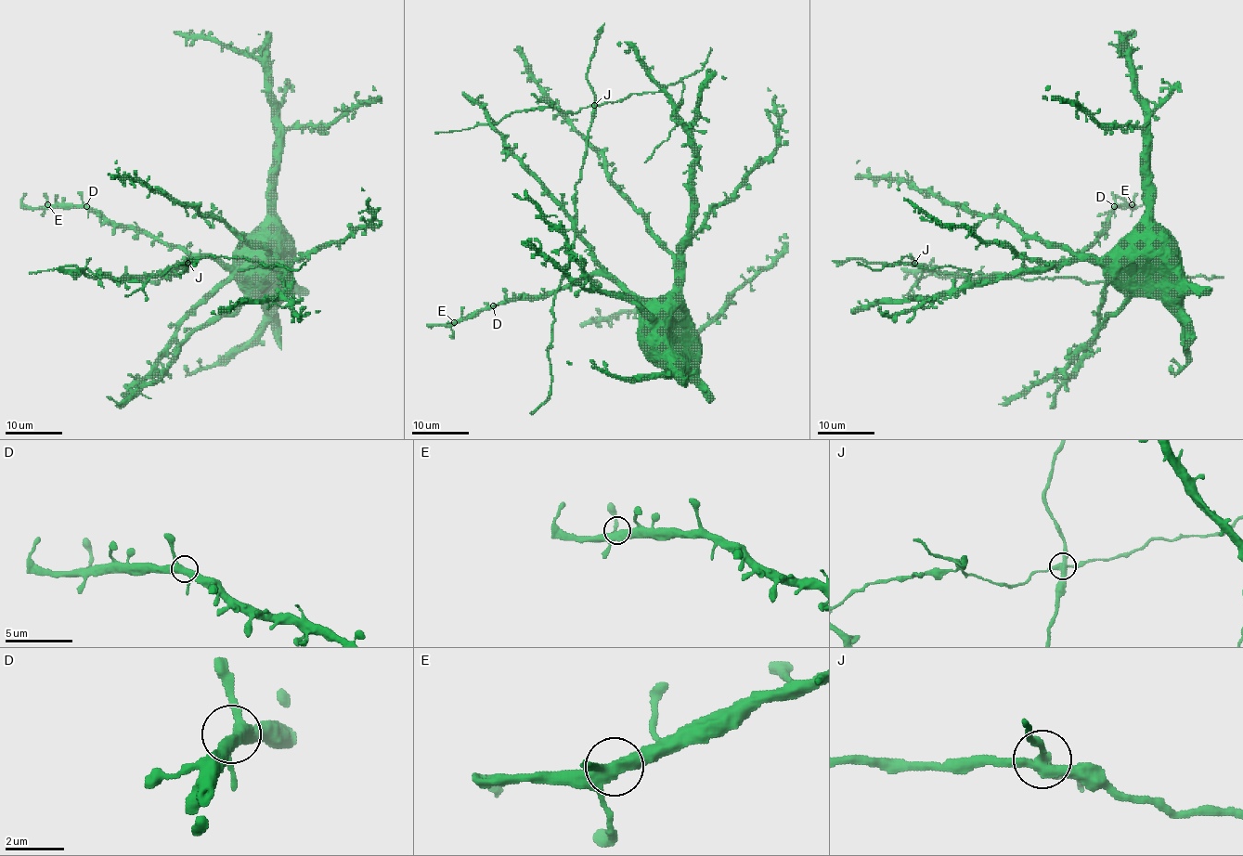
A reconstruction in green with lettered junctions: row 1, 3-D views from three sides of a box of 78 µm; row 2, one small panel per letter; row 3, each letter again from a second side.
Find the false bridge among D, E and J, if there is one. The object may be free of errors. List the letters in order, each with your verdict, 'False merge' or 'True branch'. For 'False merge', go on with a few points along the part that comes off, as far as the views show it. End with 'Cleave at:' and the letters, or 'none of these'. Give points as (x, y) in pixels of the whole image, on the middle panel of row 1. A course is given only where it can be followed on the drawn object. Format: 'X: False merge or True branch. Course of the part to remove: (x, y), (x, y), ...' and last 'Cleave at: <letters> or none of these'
D: True branch
E: True branch
J: False merge. Course of the part to remove: (594, 105), (617, 102), (633, 93), (662, 92), (668, 84), (683, 84), (678, 124), (644, 162)
Cleave at: J

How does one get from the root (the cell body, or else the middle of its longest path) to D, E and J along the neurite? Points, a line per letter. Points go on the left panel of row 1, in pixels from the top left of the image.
D: (131, 277), (154, 277), (170, 272), (189, 262), (194, 256), (144, 233), (107, 224), (86, 206)
E: (131, 277), (170, 272), (194, 256), (144, 233), (107, 224), (84, 208), (47, 204)
J: (131, 277), (89, 277), (84, 270), (145, 283), (173, 266), (188, 262)

